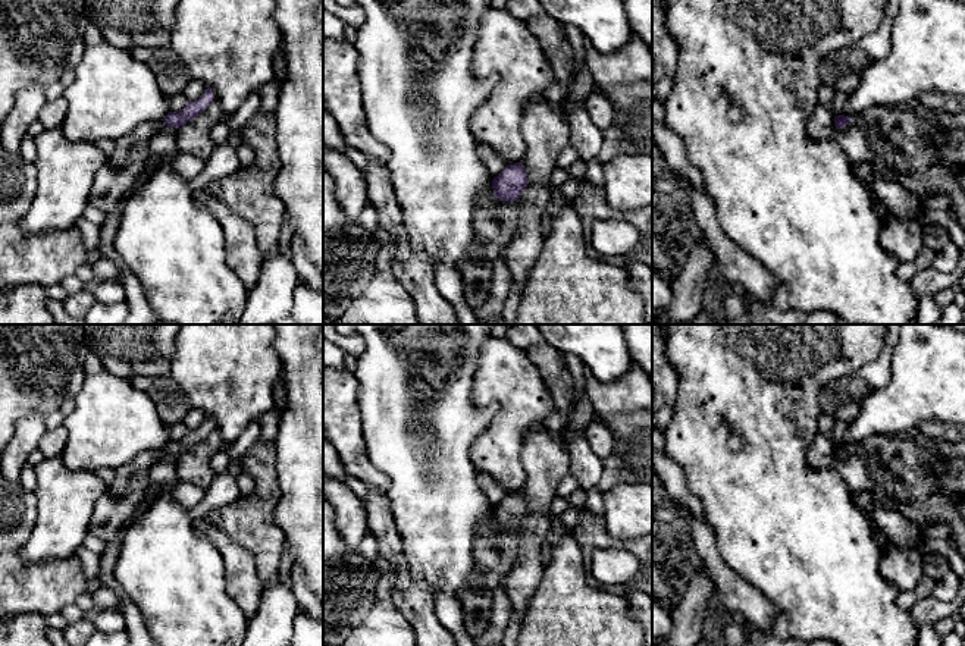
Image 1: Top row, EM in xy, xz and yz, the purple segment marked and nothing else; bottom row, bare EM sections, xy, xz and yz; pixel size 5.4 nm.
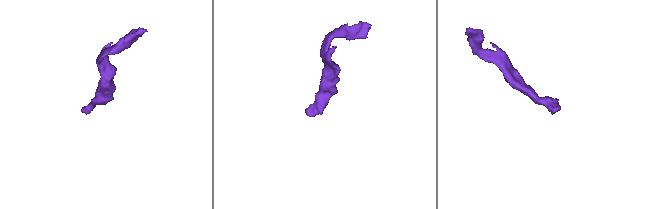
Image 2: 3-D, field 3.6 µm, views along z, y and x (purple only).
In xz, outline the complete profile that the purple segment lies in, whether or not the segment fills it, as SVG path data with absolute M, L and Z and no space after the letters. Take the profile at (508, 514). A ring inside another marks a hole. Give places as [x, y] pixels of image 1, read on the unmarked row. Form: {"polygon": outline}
{"polygon": "M523 492L507 493L492 508L494 524L480 527L474 542L476 567L460 596L464 625L471 639L479 639L489 627L494 593L518 554L518 537L514 531L527 515Z"}

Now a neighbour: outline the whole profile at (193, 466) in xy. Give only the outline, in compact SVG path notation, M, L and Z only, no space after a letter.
M214 429L192 449L179 455L176 460L179 482L188 482L207 490L216 477L210 461L225 445L220 432Z

